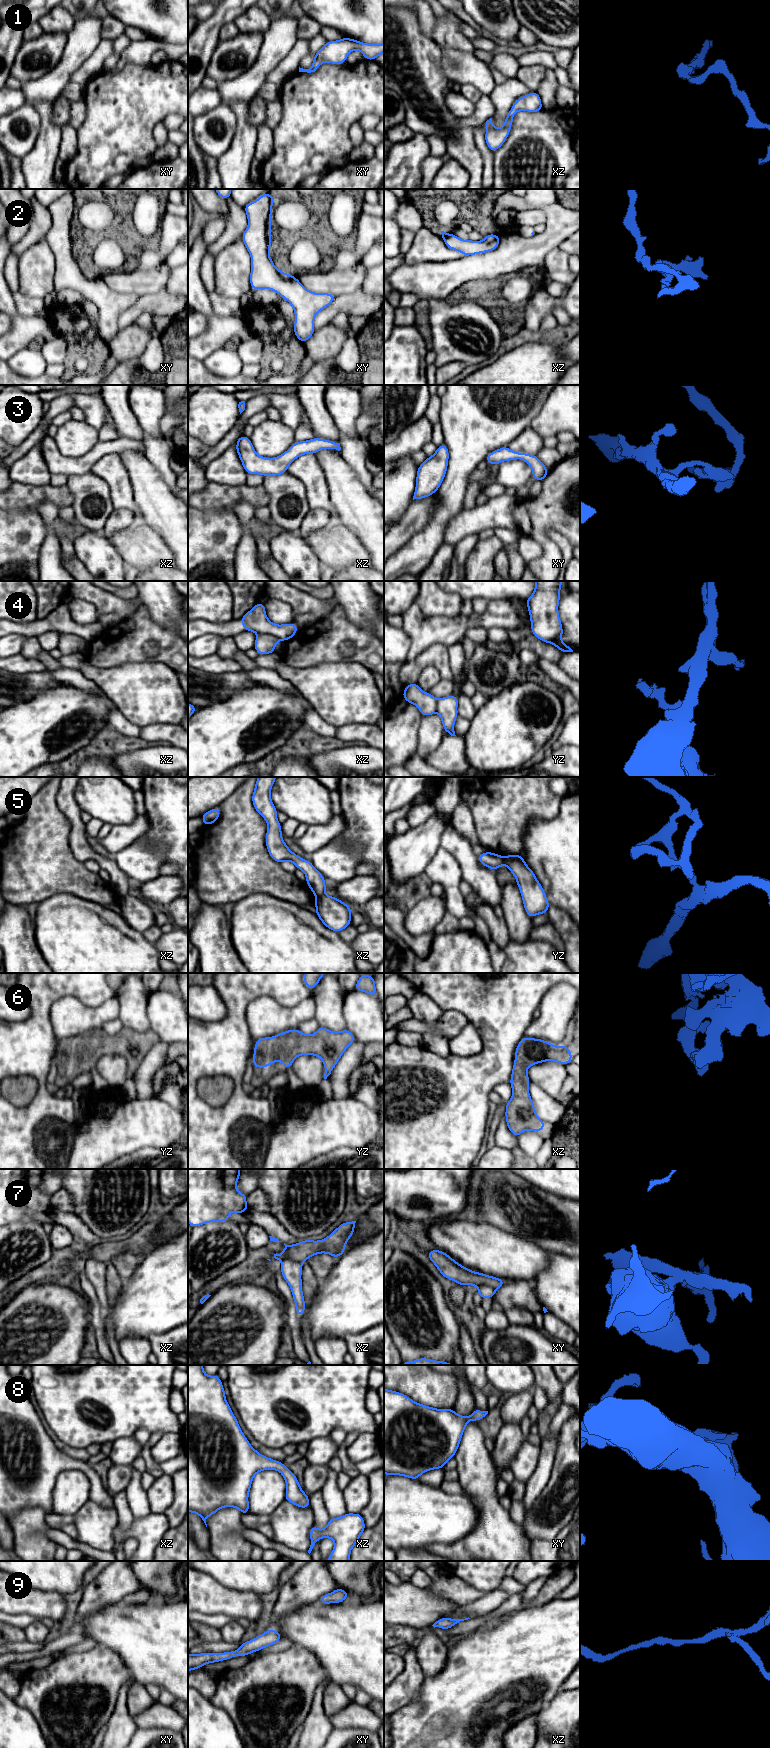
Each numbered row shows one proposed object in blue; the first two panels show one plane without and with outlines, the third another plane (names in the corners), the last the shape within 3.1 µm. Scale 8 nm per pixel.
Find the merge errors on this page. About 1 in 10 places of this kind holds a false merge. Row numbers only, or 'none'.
4, 5, 7

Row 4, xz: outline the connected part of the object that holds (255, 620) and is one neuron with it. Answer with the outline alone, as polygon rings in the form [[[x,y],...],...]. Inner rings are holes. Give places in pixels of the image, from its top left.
[[[257,603],[250,611],[241,618],[241,625],[245,631],[253,631],[257,634],[269,634],[280,640],[288,641],[297,632],[296,624],[273,624],[266,616],[265,603]]]

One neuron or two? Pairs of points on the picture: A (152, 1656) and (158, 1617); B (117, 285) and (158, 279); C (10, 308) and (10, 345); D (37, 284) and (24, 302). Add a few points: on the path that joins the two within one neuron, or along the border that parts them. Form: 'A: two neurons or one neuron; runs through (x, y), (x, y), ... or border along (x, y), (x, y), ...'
A: one neuron; runs through (158, 1646), (158, 1627)
B: one neuron; runs through (127, 281), (148, 281)
C: one neuron; runs through (16, 317), (16, 336)
D: two neurons; border along (18, 291), (31, 297), (42, 298)

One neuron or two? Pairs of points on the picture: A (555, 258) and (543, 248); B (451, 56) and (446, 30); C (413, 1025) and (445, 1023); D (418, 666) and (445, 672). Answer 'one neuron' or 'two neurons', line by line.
A: two neurons
B: two neurons
C: one neuron
D: one neuron

